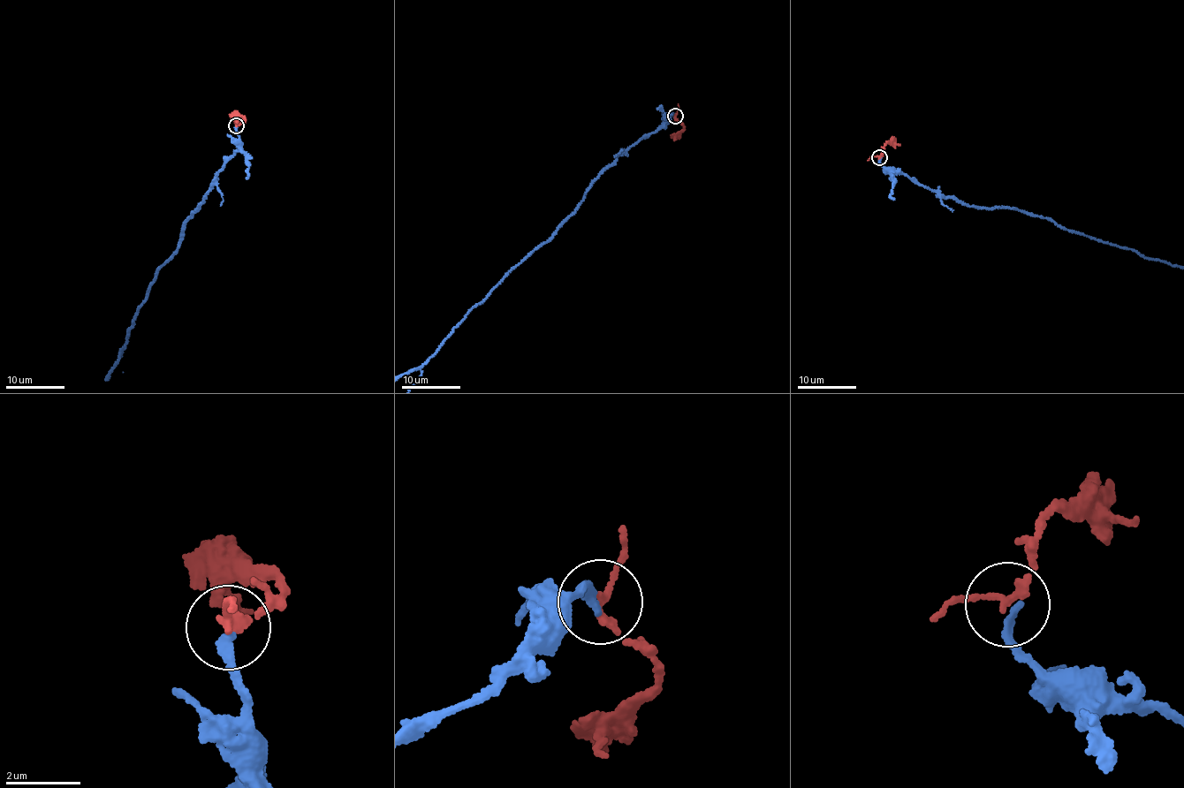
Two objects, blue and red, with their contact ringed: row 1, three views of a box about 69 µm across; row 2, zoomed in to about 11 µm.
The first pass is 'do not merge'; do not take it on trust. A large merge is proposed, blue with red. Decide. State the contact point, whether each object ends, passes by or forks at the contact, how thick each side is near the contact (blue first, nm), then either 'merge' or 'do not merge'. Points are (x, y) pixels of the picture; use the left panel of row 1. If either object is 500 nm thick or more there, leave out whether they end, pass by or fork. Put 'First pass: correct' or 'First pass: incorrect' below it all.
(236, 125) | blue ends | red passes by | 240/200 nm | merge
First pass: incorrect

